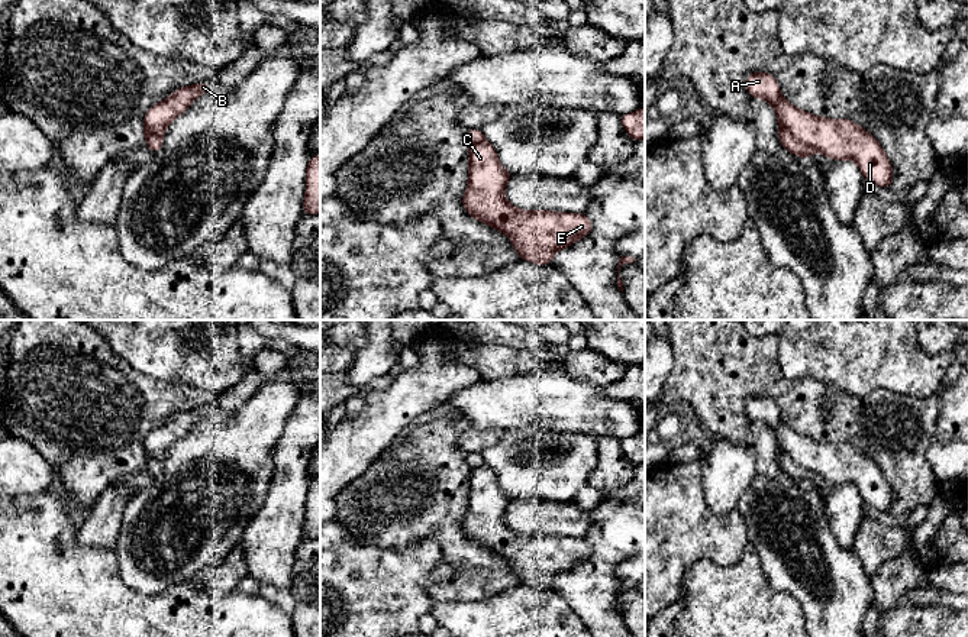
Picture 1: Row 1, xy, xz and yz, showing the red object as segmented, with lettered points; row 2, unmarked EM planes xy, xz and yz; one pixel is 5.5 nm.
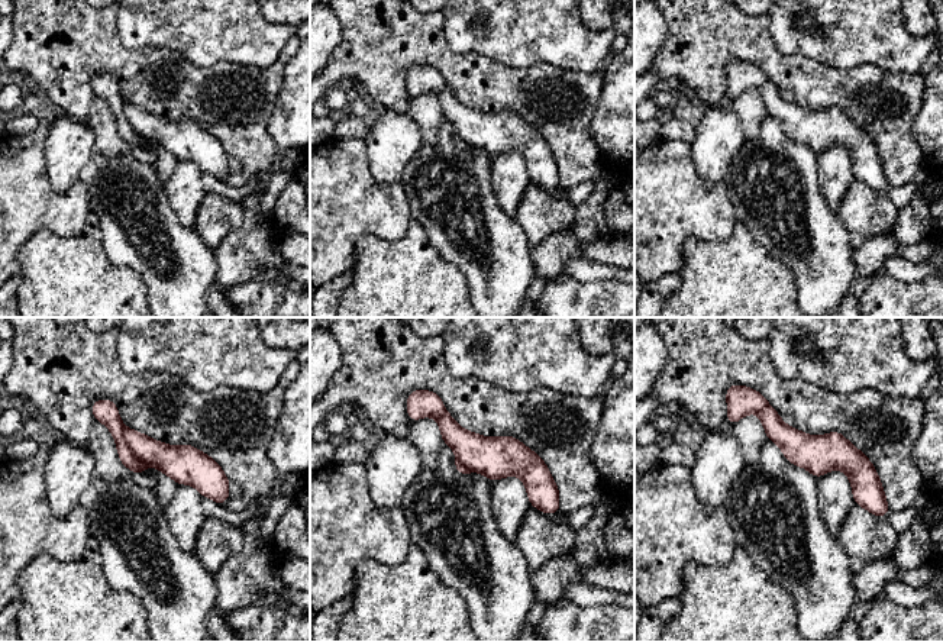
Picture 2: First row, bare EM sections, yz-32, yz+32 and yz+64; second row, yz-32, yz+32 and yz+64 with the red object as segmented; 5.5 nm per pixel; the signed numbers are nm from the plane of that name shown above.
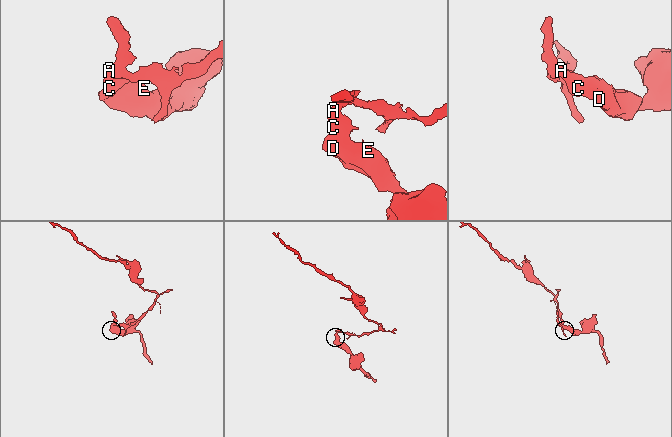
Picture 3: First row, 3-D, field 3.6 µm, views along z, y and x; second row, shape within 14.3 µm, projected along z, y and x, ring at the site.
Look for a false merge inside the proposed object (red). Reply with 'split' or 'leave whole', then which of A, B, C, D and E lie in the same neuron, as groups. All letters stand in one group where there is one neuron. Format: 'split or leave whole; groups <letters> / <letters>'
split; groups A / B C D E

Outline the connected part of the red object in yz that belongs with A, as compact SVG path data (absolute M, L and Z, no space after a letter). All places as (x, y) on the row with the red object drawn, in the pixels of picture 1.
M752 72L746 77L746 90L751 98L765 98L777 111L780 85L771 72Z

